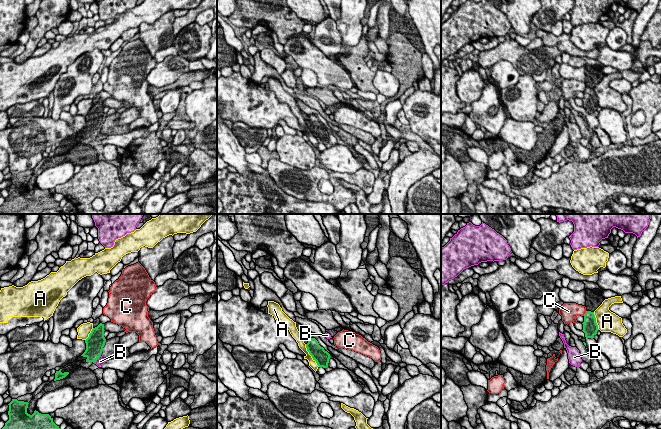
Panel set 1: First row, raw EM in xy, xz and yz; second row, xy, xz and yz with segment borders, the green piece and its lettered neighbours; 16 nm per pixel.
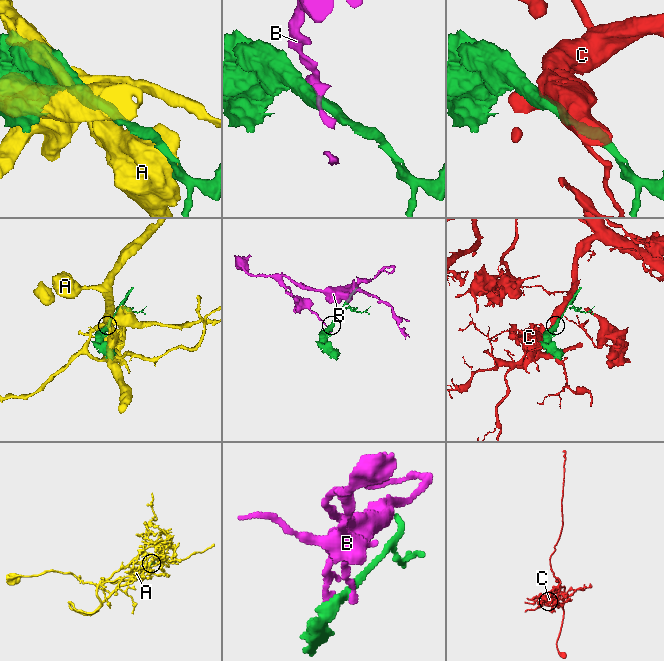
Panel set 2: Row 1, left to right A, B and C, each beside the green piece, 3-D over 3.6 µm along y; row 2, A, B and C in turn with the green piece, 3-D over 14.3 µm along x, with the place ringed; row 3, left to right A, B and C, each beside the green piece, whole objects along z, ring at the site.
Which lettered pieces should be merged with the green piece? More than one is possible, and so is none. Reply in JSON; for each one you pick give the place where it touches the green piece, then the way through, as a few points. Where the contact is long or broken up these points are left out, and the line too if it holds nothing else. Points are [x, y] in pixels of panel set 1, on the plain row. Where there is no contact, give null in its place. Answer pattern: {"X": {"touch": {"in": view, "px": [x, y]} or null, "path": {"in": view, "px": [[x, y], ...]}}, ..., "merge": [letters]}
{"merge": []}

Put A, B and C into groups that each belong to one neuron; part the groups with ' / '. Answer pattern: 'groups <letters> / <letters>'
groups A / B / C

